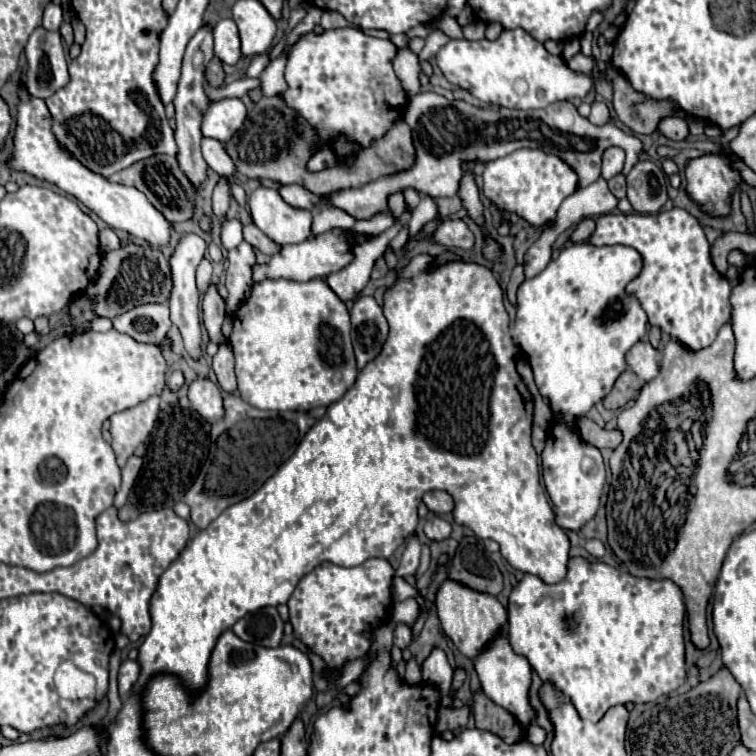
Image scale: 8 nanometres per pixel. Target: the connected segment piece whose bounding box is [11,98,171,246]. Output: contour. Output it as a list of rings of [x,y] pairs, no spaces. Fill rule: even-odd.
[[[31,98],[29,102],[19,104],[17,132],[15,132],[15,156],[11,166],[15,170],[23,170],[33,174],[35,178],[57,184],[67,194],[73,194],[87,208],[91,208],[101,220],[105,220],[111,228],[125,230],[137,238],[147,240],[149,244],[163,246],[169,242],[169,222],[161,212],[153,208],[153,204],[145,198],[143,192],[123,184],[111,184],[107,178],[89,172],[83,164],[79,164],[71,154],[67,154],[51,134],[51,118],[47,106],[41,98]]]

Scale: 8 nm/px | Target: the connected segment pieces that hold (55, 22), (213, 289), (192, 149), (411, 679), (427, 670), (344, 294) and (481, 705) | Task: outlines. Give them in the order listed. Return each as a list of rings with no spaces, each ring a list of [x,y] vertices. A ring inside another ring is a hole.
[[[49,4],[45,8],[45,14],[43,14],[43,28],[49,28],[51,32],[57,32],[59,26],[61,26],[61,8],[55,6],[55,4]]]
[[[211,284],[203,298],[203,324],[213,342],[221,342],[221,324],[225,320],[225,300],[217,292],[217,284]]]
[[[203,24],[195,34],[193,38],[189,40],[187,44],[187,50],[185,50],[185,56],[183,56],[183,72],[181,72],[181,80],[179,80],[179,90],[177,90],[177,96],[173,100],[175,104],[175,140],[177,140],[177,162],[179,162],[179,168],[185,172],[185,176],[189,178],[189,182],[195,186],[195,190],[199,190],[201,184],[205,184],[207,180],[207,164],[201,156],[201,116],[203,112],[207,110],[207,96],[203,92],[203,72],[209,64],[213,56],[213,32],[211,32],[211,26],[209,24]]]
[[[415,660],[407,662],[407,670],[405,670],[405,678],[409,684],[419,684],[421,682],[421,670],[419,664]]]
[[[433,648],[431,654],[425,658],[425,662],[421,664],[423,670],[423,682],[435,684],[441,692],[441,704],[443,706],[451,706],[451,698],[449,698],[449,686],[451,686],[451,676],[453,676],[453,668],[447,662],[447,656],[441,648]]]
[[[395,224],[393,228],[385,230],[383,234],[363,242],[363,244],[355,244],[353,246],[353,260],[341,268],[339,272],[333,272],[327,276],[327,284],[329,288],[343,300],[355,300],[359,296],[359,292],[365,288],[365,284],[371,278],[373,272],[373,264],[379,256],[385,254],[389,242],[397,236],[397,232],[401,230],[403,224]]]
[[[485,694],[473,696],[473,716],[475,716],[475,726],[479,730],[493,732],[507,744],[515,744],[523,738],[521,724],[515,720],[515,716],[505,708],[497,706]]]

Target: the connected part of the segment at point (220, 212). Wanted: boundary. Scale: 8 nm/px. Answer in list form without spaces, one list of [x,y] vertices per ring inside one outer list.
[[[219,178],[215,190],[213,190],[213,196],[211,196],[211,202],[213,202],[213,214],[217,218],[223,218],[225,212],[229,210],[229,204],[231,204],[231,180],[229,178]]]

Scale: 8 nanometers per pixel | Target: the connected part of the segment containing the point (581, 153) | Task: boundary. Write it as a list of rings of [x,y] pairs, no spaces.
[[[421,92],[409,100],[411,116],[405,112],[405,122],[413,130],[413,142],[417,150],[417,160],[411,170],[393,174],[381,180],[375,180],[357,190],[341,190],[323,194],[323,198],[307,192],[301,186],[281,186],[281,198],[295,206],[295,208],[315,208],[321,202],[339,210],[345,210],[355,220],[369,220],[379,212],[389,210],[389,196],[395,192],[403,192],[413,188],[415,192],[427,194],[431,198],[439,196],[455,196],[461,180],[461,162],[465,160],[495,160],[507,156],[519,148],[537,148],[545,154],[559,156],[565,164],[569,164],[575,174],[579,176],[577,188],[585,188],[599,178],[599,164],[601,154],[605,148],[621,146],[627,154],[625,160],[625,174],[637,162],[641,152],[641,140],[633,134],[625,134],[615,124],[607,122],[605,126],[595,126],[587,118],[583,118],[571,102],[557,102],[549,104],[543,110],[529,110],[517,112],[509,108],[499,110],[481,110],[461,100],[447,100],[435,92]]]

